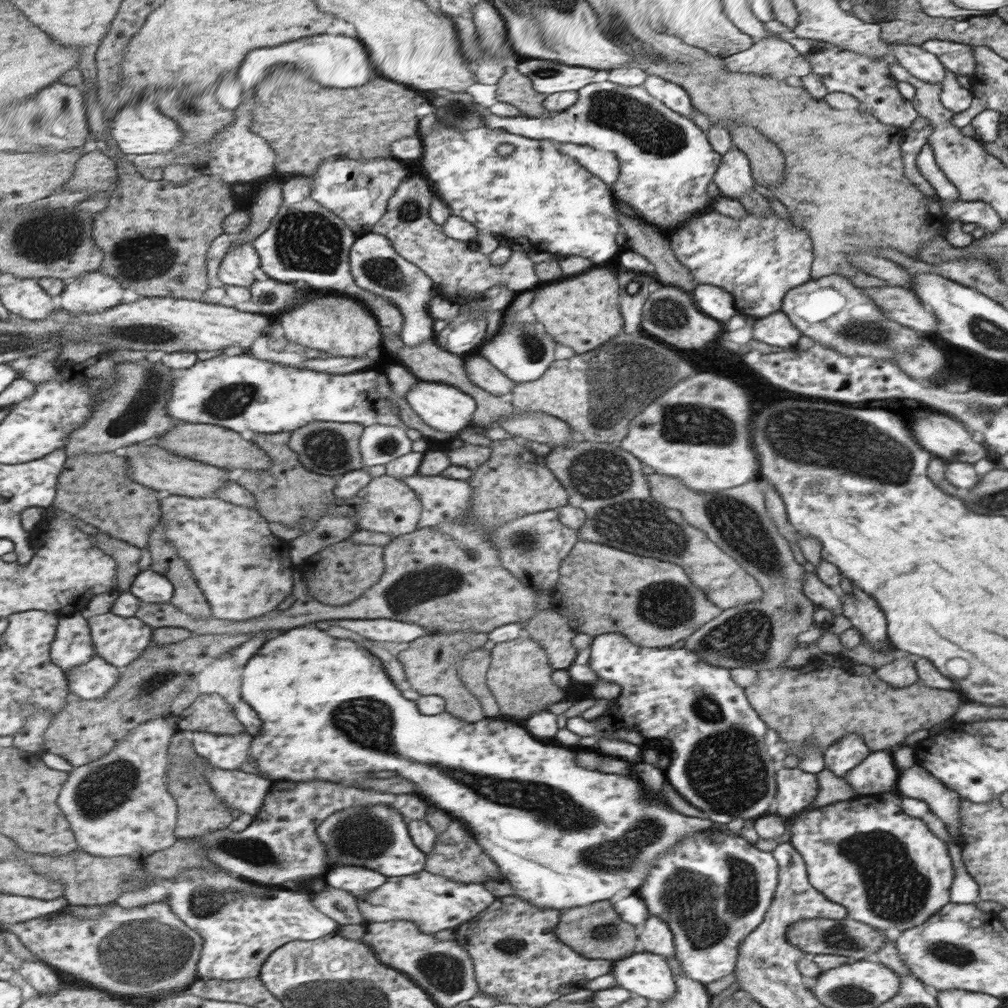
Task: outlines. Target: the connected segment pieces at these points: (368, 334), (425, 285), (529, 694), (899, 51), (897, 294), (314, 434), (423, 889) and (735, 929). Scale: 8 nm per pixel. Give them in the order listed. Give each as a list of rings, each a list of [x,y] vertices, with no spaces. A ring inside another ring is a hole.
[[[325,296],[323,299],[295,306],[283,314],[284,337],[303,346],[321,350],[322,359],[343,357],[357,358],[379,344],[375,318],[366,313],[360,304],[343,296]]]
[[[371,231],[356,238],[350,252],[350,266],[357,287],[371,292],[376,297],[383,297],[390,305],[399,309],[403,315],[400,339],[404,346],[415,348],[421,342],[433,338],[435,333],[431,330],[431,326],[434,321],[428,314],[428,301],[436,293],[435,283],[414,263],[398,255],[388,238]]]
[[[522,634],[513,640],[495,643],[491,652],[491,664],[488,666],[488,689],[499,704],[503,716],[529,718],[531,714],[547,711],[555,702],[563,700],[563,688],[557,688],[551,682],[551,670],[547,664],[546,651],[529,636]]]
[[[891,44],[889,52],[897,64],[903,66],[909,74],[929,84],[941,83],[947,71],[935,58],[934,54],[925,52],[913,44]]]
[[[903,287],[865,288],[862,294],[875,303],[881,314],[885,314],[892,322],[913,328],[917,332],[933,332],[936,320],[933,312],[925,310],[923,304]]]
[[[311,422],[295,430],[291,446],[301,455],[301,462],[310,471],[339,478],[344,474],[365,468],[361,463],[360,436],[363,425],[357,422]]]
[[[420,871],[409,876],[387,877],[377,889],[357,897],[357,910],[367,923],[409,920],[422,932],[434,935],[439,930],[455,929],[461,922],[487,909],[496,896],[483,883],[465,884],[441,875]]]
[[[718,826],[701,830],[693,836],[683,836],[671,850],[659,856],[646,880],[635,894],[643,899],[649,915],[655,915],[667,923],[673,938],[674,956],[679,961],[681,973],[702,985],[727,976],[736,966],[741,942],[764,920],[769,905],[773,902],[779,882],[779,867],[768,852],[759,852],[739,836],[729,836]]]

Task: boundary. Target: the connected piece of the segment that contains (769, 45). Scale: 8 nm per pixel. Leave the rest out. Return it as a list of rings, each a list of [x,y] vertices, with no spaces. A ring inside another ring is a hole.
[[[771,36],[754,42],[747,50],[722,57],[722,66],[729,73],[759,74],[773,80],[811,73],[807,60],[786,40]]]

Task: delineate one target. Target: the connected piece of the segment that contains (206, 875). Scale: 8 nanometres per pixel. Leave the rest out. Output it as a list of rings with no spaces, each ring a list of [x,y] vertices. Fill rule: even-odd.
[[[203,867],[198,868],[189,868],[189,870],[184,871],[181,877],[177,879],[170,880],[172,885],[170,887],[169,899],[167,902],[171,905],[171,908],[181,920],[191,927],[193,930],[196,930],[197,933],[204,938],[203,951],[201,952],[201,958],[198,962],[198,978],[203,980],[225,980],[225,981],[243,981],[249,978],[259,977],[261,974],[261,969],[265,964],[265,961],[269,960],[272,952],[280,949],[281,946],[287,944],[288,942],[295,940],[317,940],[328,936],[329,934],[333,935],[338,932],[339,922],[335,922],[333,918],[329,918],[327,914],[319,912],[315,906],[313,906],[313,894],[305,894],[305,892],[293,892],[293,890],[279,890],[273,885],[263,885],[259,886],[259,883],[255,884],[254,881],[247,880],[241,877],[235,877],[231,872],[225,871],[223,869],[219,871],[205,871],[202,870]]]

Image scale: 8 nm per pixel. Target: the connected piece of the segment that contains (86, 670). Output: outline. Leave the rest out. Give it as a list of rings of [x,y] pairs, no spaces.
[[[95,653],[89,663],[73,667],[65,672],[69,690],[81,699],[87,700],[105,697],[122,676],[122,670],[113,666],[99,653]]]

